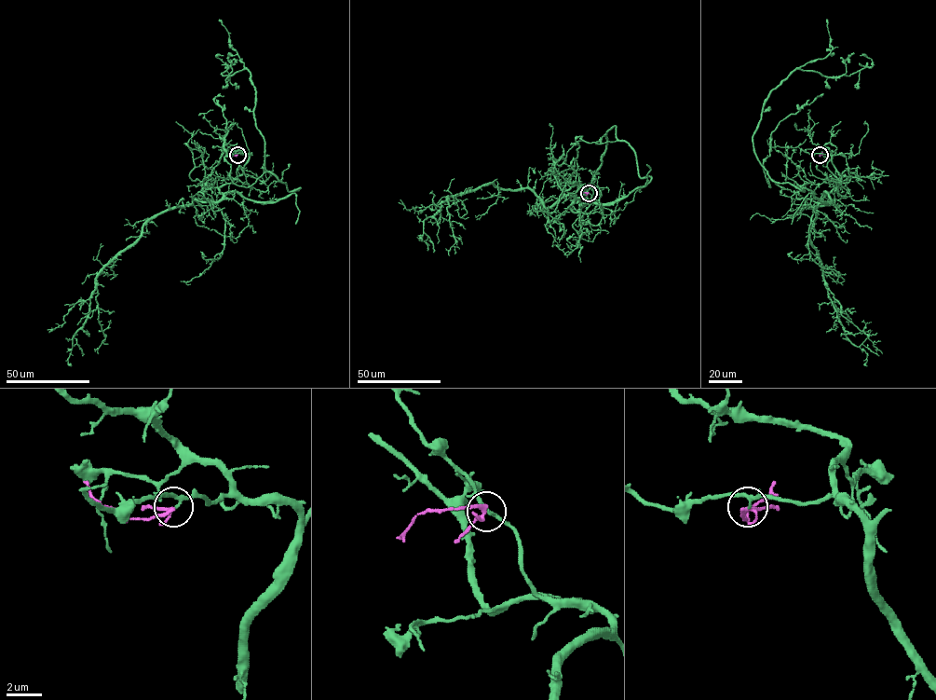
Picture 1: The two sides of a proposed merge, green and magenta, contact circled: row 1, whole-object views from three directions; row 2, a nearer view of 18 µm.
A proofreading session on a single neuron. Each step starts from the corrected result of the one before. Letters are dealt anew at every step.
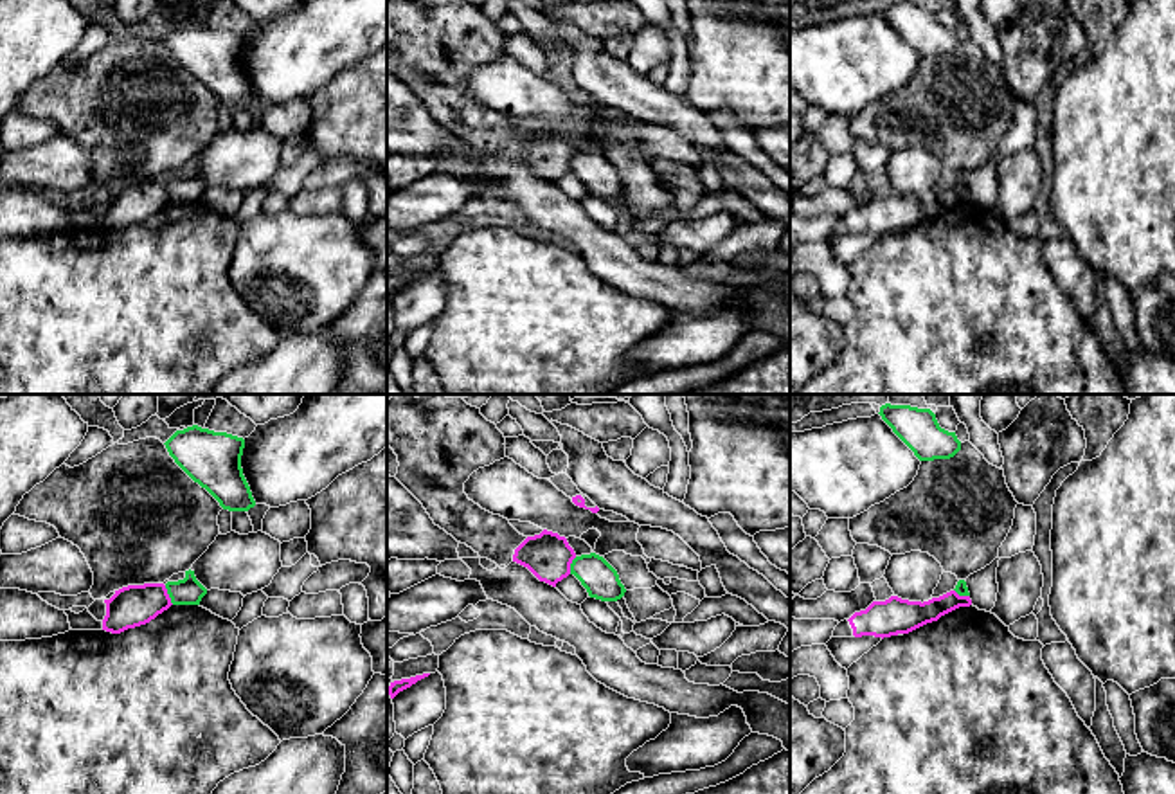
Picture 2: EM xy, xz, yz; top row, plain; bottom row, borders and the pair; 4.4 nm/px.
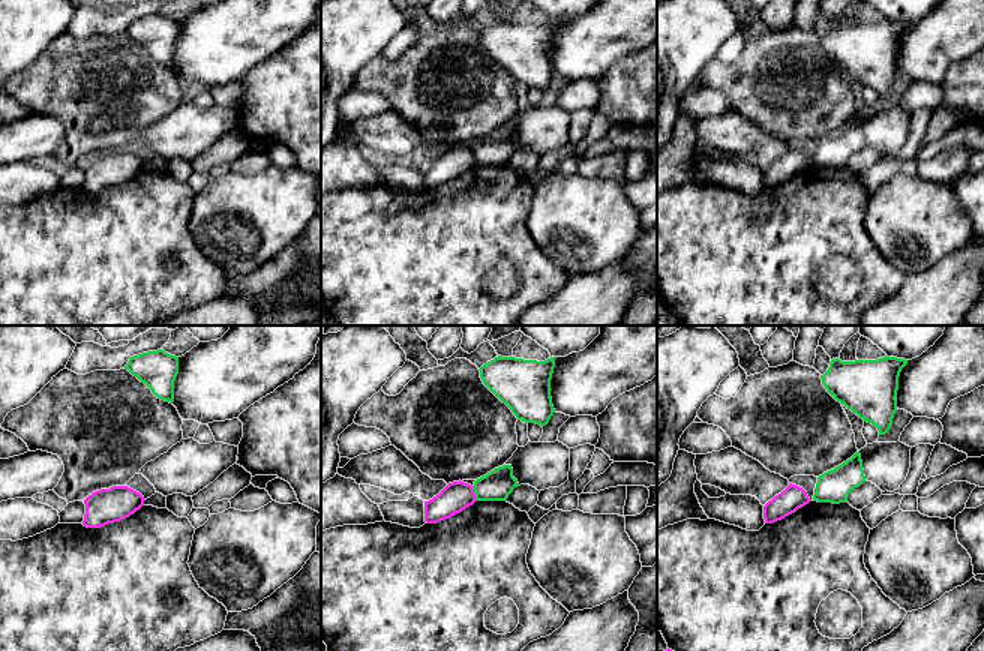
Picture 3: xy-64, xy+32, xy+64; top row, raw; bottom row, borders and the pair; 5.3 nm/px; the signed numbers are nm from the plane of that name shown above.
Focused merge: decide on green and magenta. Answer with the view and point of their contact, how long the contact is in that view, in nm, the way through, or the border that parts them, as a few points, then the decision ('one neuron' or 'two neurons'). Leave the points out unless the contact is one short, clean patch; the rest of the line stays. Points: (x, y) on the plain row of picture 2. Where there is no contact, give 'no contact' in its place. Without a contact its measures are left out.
xy (168, 189) | 100 nm | along xy (164, 182), (173, 200) | two neurons

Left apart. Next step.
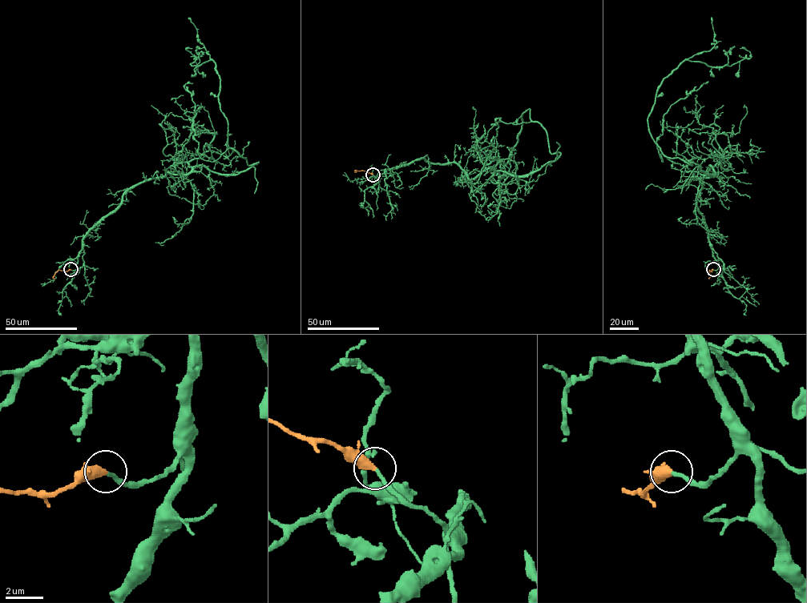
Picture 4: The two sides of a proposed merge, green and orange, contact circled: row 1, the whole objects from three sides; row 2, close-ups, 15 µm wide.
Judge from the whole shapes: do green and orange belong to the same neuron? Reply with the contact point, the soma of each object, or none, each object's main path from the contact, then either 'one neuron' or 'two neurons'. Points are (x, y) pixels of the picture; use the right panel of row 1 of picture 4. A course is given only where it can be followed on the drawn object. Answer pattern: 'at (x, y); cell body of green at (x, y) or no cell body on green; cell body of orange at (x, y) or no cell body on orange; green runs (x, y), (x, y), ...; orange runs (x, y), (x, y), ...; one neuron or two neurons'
at (713, 269); no cell body on green; no cell body on orange; green runs (713, 269), (697, 196), (718, 172), (667, 158), (647, 117), (684, 61), (731, 66), (750, 57), (740, 49); orange runs (713, 269), (709, 270), (709, 279); one neuron

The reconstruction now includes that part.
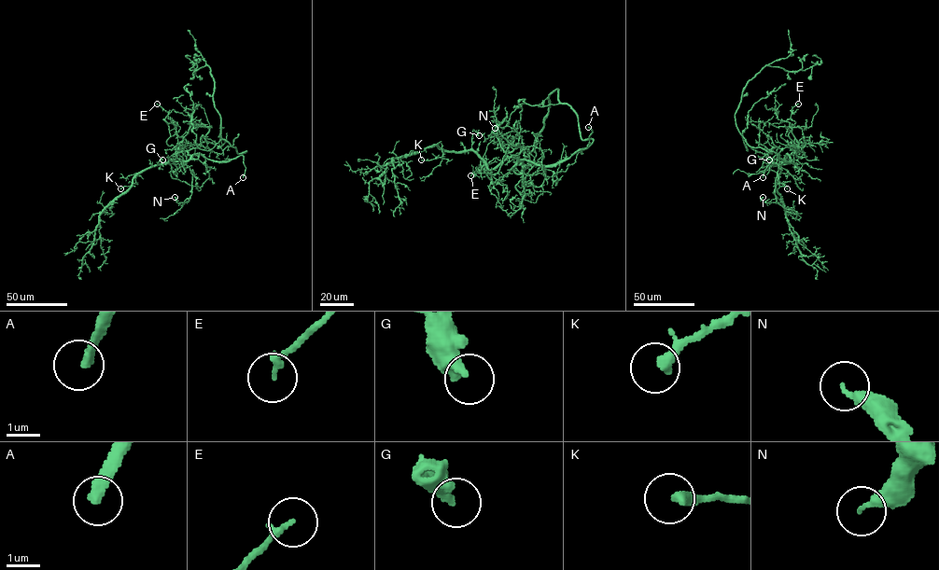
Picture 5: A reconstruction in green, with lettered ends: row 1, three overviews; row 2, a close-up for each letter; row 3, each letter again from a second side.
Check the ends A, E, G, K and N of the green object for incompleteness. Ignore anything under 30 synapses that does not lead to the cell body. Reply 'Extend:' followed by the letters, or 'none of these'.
Extend: A

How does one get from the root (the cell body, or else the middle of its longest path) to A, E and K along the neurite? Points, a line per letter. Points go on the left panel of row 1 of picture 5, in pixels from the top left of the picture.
A: (225, 161), (242, 155), (245, 168), (243, 177)
E: (225, 161), (214, 161), (169, 145), (166, 140), (170, 133), (165, 120), (168, 113), (157, 104)
K: (225, 161), (214, 161), (200, 154), (186, 161), (170, 159), (147, 168), (135, 177), (136, 183), (120, 188)

